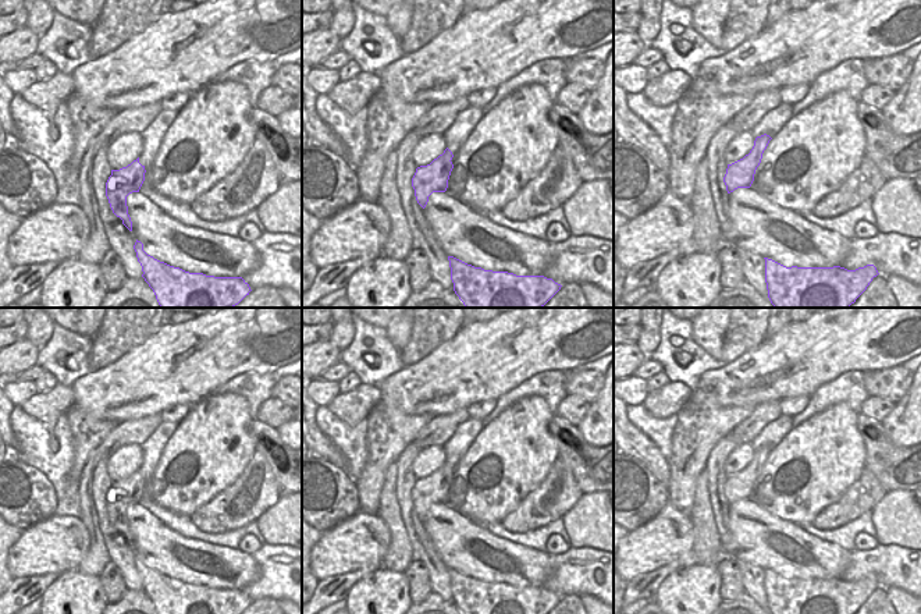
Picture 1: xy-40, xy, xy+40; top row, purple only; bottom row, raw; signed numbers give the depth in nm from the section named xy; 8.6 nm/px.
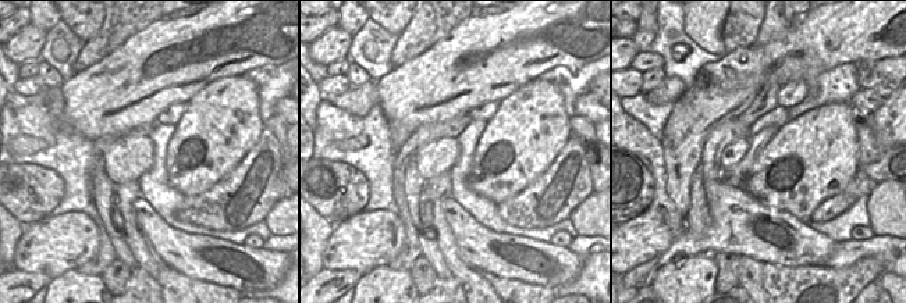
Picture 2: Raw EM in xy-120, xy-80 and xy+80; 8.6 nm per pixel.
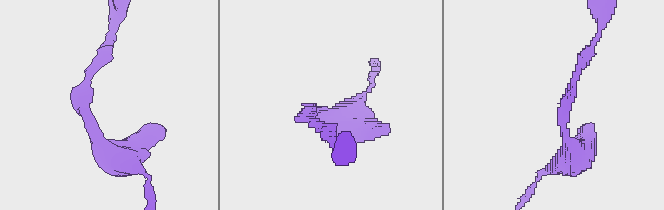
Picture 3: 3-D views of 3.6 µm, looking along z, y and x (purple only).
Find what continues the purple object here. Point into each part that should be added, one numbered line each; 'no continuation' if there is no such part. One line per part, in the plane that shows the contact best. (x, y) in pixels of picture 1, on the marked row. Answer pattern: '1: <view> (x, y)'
no continuation

